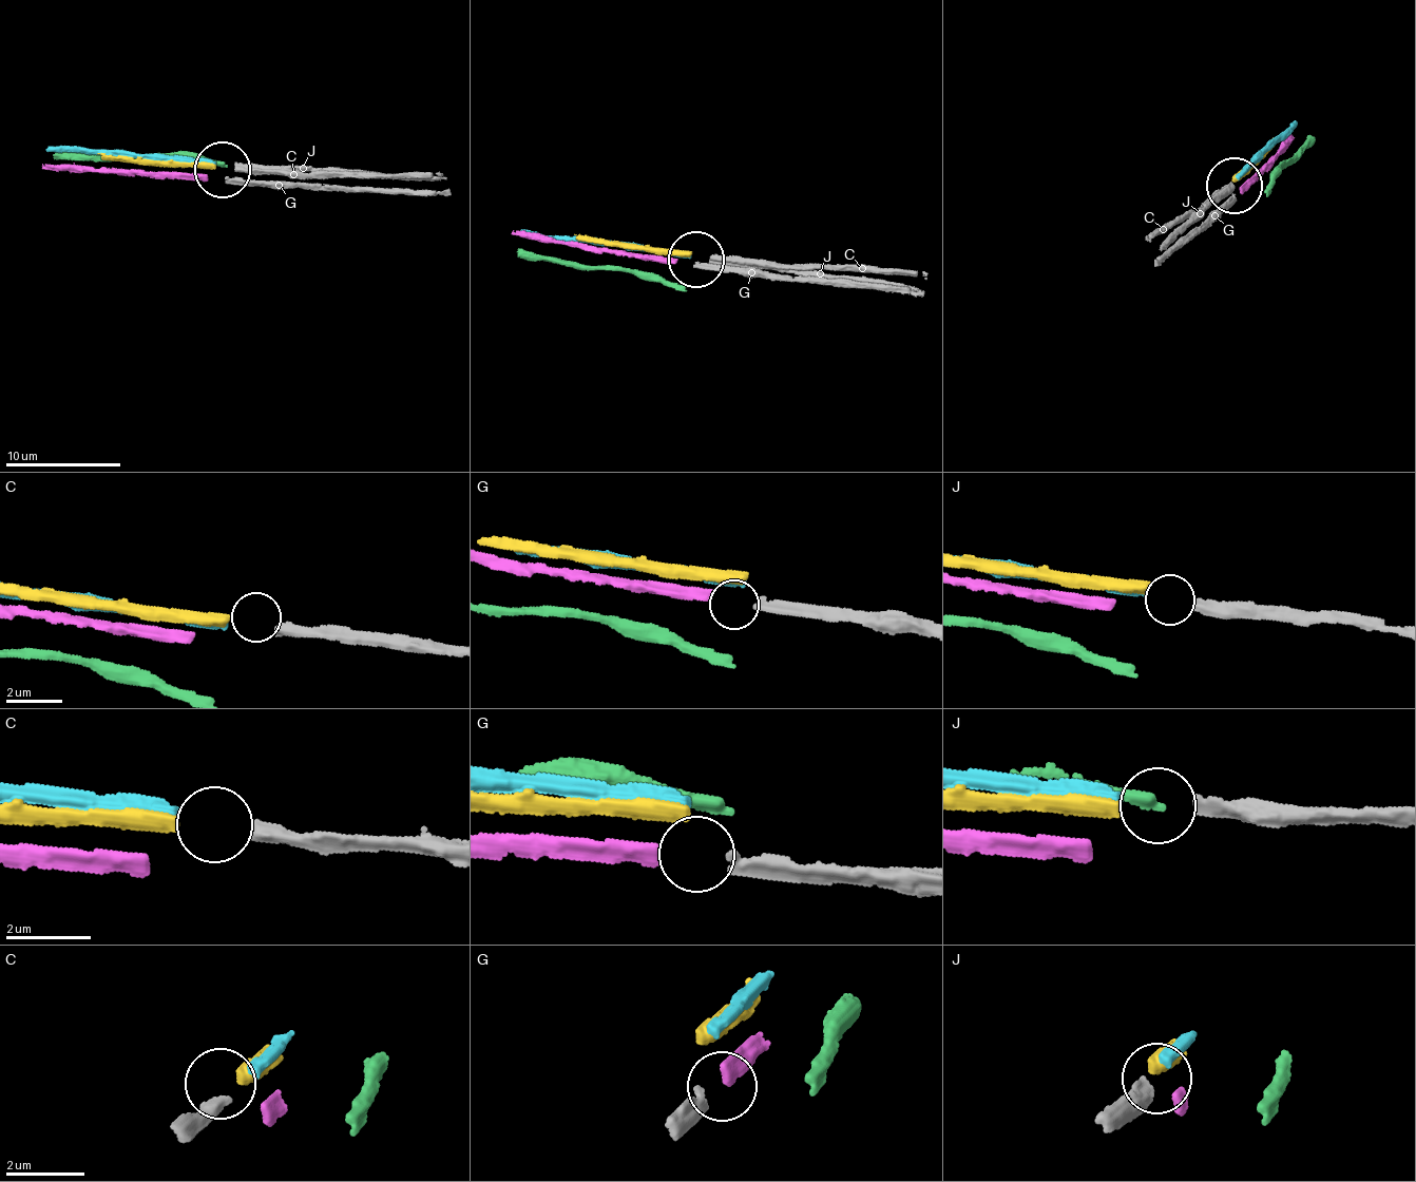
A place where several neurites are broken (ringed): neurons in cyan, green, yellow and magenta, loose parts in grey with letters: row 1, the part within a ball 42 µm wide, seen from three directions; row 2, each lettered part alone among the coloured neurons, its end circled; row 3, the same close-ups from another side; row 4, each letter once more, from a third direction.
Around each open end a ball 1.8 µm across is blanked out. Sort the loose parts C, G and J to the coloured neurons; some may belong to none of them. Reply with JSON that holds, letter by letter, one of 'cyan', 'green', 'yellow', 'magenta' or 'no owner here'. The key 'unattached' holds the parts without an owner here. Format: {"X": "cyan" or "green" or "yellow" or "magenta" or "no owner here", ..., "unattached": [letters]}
{"C": "yellow", "G": "magenta", "J": "cyan", "unattached": []}

